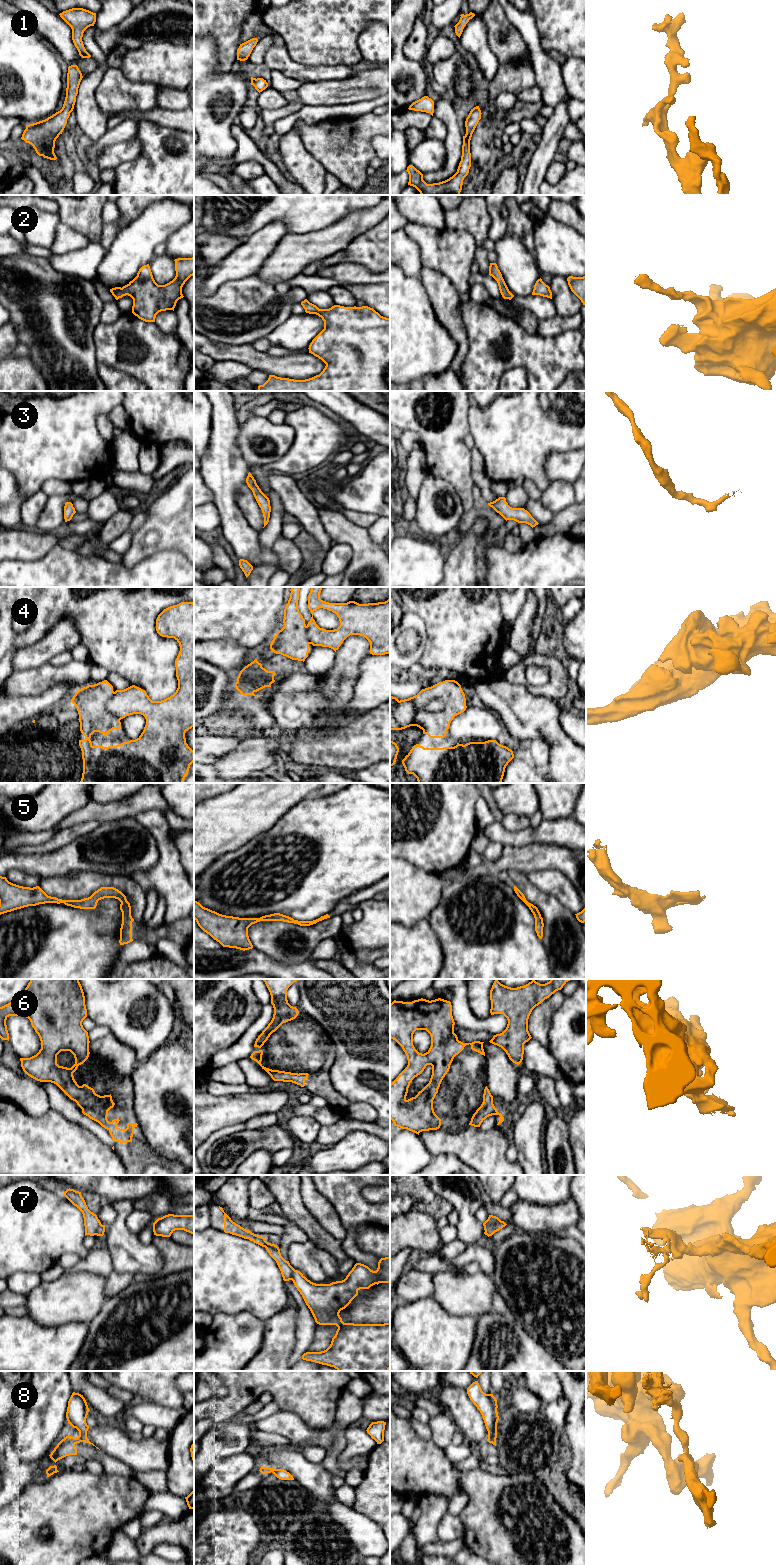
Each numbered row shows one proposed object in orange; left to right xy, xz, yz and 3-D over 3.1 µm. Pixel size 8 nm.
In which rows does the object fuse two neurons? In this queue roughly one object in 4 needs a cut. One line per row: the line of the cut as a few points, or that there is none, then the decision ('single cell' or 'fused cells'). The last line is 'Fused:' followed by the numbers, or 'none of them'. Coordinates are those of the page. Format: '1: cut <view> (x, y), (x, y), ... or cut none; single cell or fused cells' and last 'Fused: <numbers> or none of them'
1: cut none; single cell
2: cut none; single cell
3: cut none; single cell
4: cut none; single cell
5: cut none; single cell
6: cut none; single cell
7: cut yz (500, 1220), (490, 1225), (484, 1233); fused cells
8: cut xy (76, 1438), (81, 1441); fused cells
Fused: 7, 8

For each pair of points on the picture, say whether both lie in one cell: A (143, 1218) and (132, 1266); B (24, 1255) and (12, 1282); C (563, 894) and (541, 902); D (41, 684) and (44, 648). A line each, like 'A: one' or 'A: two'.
A: two
B: two
C: two
D: two

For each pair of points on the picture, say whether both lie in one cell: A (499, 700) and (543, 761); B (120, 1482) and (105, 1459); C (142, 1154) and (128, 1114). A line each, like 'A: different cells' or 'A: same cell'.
A: different cells
B: different cells
C: same cell

